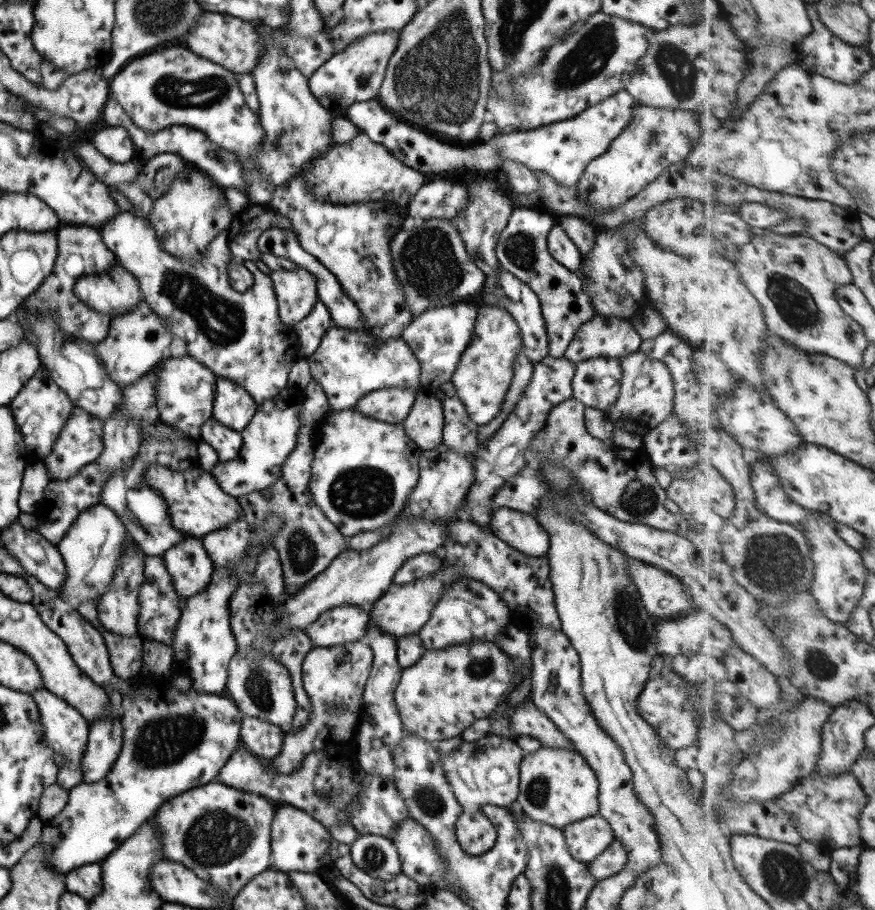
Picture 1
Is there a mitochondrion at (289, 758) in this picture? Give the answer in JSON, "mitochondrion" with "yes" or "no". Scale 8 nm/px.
{"mitochondrion":"no"}

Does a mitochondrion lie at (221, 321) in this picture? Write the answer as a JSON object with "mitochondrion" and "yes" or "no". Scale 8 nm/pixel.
{"mitochondrion":"yes"}

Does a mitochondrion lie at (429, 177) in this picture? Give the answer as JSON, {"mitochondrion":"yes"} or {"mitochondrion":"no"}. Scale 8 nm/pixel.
{"mitochondrion":"no"}

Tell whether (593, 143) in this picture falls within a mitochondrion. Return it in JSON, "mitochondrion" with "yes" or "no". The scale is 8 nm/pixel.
{"mitochondrion":"no"}

